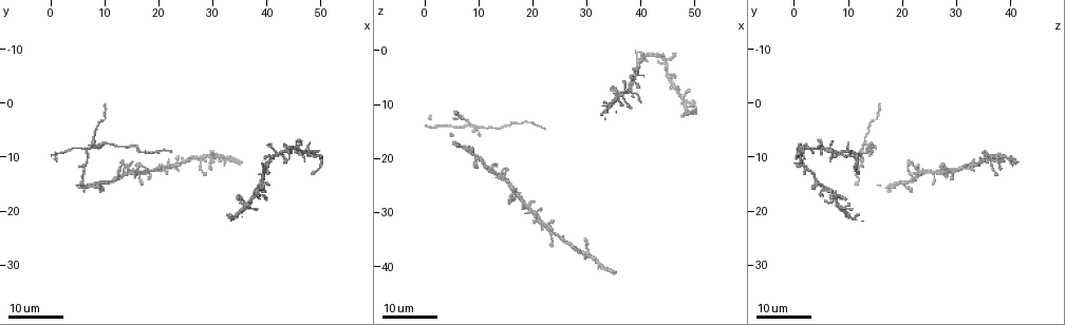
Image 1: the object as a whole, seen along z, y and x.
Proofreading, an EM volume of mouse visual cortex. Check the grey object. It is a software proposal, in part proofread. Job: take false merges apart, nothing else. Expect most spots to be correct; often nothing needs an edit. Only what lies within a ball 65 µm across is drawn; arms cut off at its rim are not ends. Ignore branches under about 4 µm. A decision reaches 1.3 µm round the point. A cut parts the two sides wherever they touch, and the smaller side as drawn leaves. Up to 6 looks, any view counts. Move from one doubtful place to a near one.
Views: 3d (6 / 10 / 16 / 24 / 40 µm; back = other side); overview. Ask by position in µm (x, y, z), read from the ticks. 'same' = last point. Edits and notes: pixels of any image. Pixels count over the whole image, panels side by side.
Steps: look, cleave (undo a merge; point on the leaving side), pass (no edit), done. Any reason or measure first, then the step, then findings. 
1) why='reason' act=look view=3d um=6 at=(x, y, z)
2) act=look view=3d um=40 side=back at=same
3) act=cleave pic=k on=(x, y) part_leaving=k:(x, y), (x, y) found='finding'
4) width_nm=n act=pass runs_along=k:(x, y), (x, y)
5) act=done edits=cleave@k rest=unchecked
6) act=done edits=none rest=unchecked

why='two arms at a narrow angle' act=look view=3d um=16 at=(8.5, 8.5, 14.0)

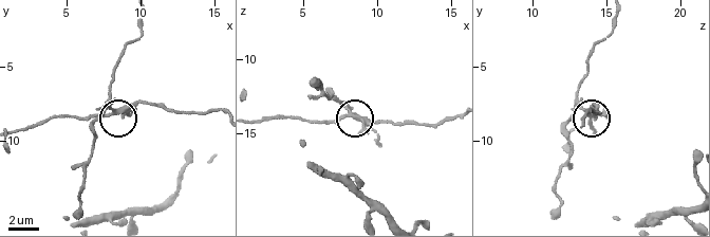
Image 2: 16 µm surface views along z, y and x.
act=look view=3d um=10 at=(8.2, 8.0, 13.6)

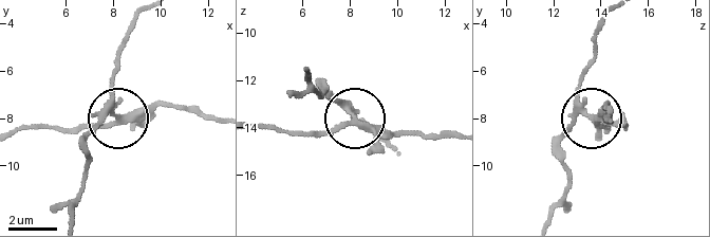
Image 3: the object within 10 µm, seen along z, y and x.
side_arm_um=12 act=cleave pic=3 on=(332, 137) part_leaving=3:(348, 107), (370, 124), (418, 135), (454, 135) found='a second cell is stuck on'

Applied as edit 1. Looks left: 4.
why='two arms in line, one across' act=look view=3d um=24 at=(14.5, 13.0, 23.5)

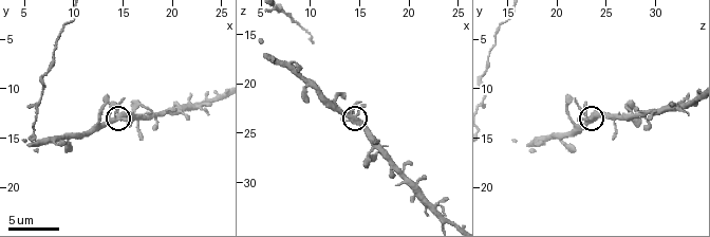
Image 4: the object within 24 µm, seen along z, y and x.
why='closer look' act=look view=3d um=6 at=(14.4, 12.6, 23.4)

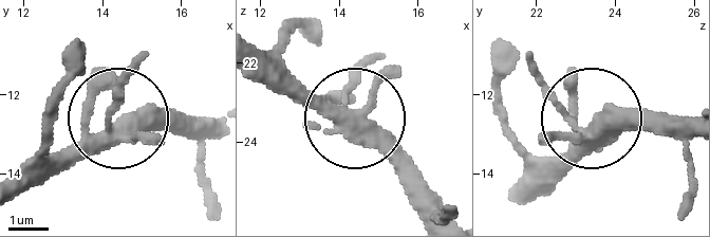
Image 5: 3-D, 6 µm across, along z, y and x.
arms=3 act=pass found='continuous, no second cell'

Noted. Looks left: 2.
why='arms part here' act=look view=3d um=6 at=(20.6, 12.4, 29.8)

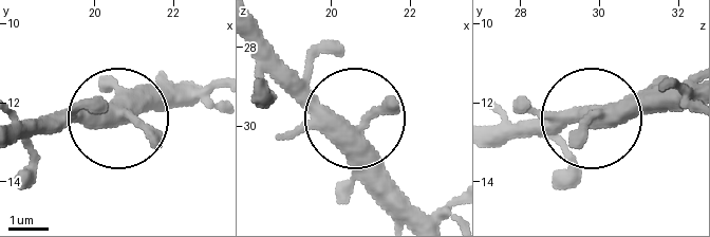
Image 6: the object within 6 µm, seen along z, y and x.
act=look view=3d um=6 side=back at=(20.75, 12.35, 30.10)

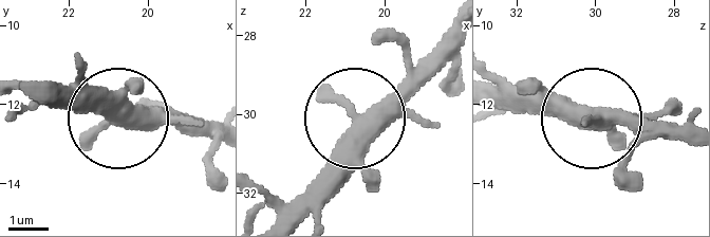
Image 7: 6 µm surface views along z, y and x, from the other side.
width_nm=360 act=pass runs_along=7:(688, 130), (509, 110) found='all the same cell'

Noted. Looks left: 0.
act=done edits=cleave@3 rest=unchecked

